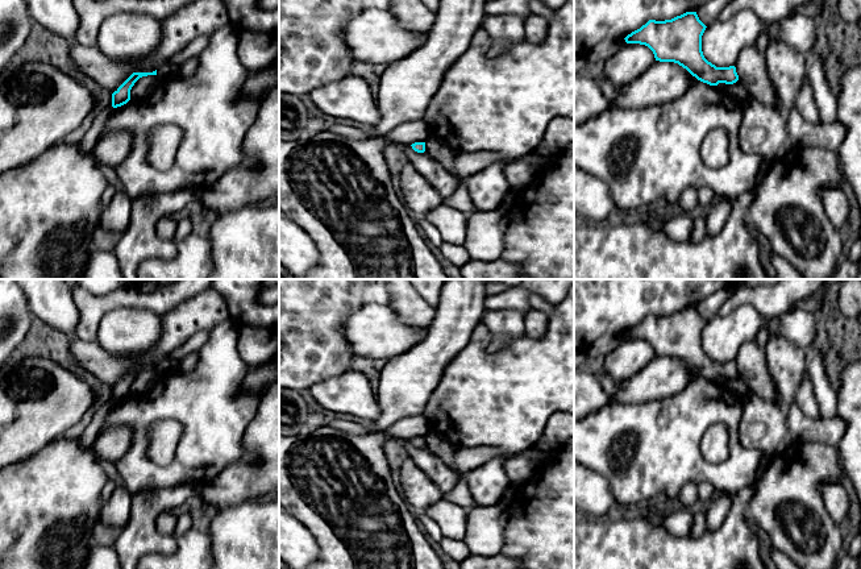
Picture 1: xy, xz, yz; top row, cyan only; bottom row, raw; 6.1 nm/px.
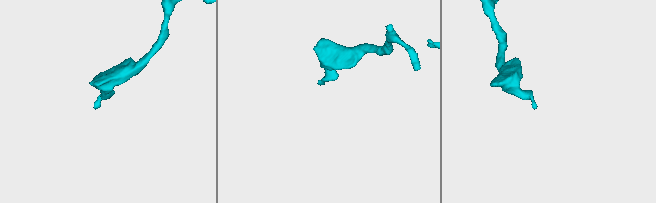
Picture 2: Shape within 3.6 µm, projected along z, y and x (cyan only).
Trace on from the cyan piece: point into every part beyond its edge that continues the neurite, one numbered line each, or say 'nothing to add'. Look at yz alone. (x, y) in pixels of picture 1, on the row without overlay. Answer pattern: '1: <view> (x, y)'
nothing to add

